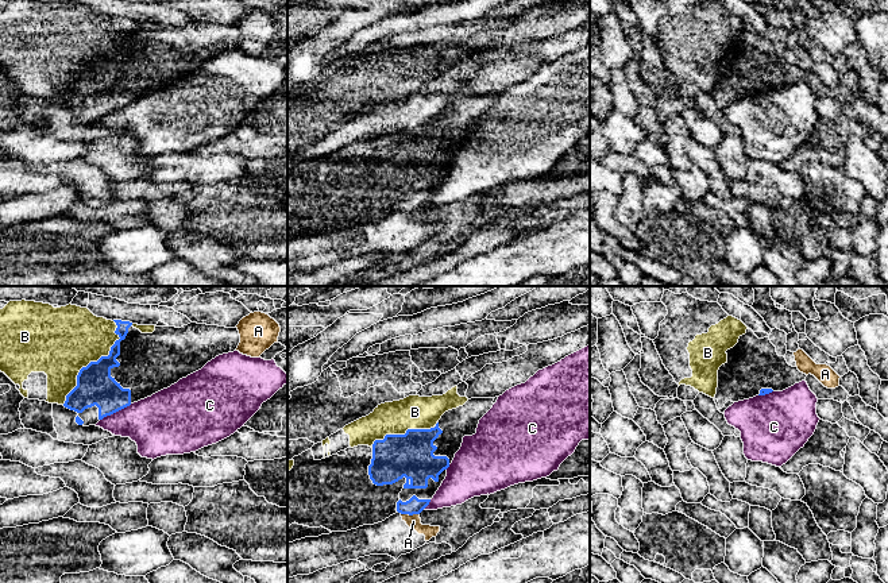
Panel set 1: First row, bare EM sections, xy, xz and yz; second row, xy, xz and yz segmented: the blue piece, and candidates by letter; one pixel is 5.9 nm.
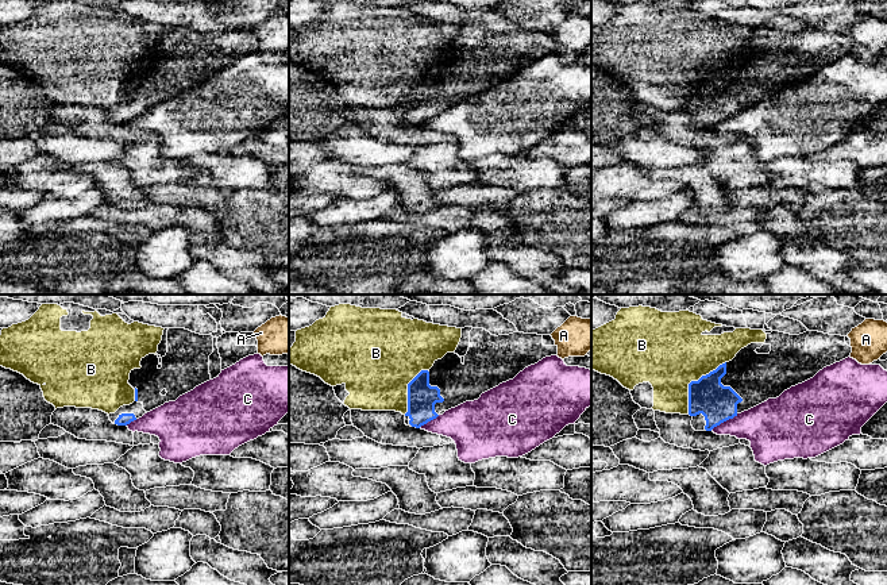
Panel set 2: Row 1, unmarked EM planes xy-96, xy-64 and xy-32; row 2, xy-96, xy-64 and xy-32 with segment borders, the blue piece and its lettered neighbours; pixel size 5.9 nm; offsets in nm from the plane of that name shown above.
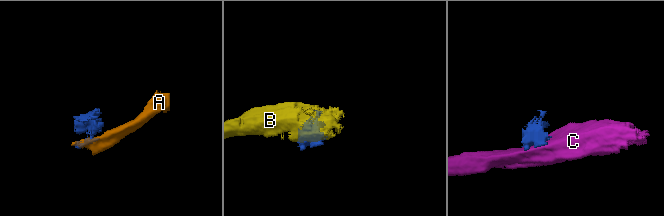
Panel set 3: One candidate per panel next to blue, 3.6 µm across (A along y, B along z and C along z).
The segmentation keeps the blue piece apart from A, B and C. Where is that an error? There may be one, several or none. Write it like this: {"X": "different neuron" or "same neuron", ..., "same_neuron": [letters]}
{"A": "different neuron", "B": "different neuron", "C": "different neuron", "same_neuron": []}

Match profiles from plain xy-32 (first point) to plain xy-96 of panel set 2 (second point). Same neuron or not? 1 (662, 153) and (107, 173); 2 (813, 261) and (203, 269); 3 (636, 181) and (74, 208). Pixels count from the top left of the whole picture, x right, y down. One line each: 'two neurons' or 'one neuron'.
1: two neurons
2: two neurons
3: two neurons

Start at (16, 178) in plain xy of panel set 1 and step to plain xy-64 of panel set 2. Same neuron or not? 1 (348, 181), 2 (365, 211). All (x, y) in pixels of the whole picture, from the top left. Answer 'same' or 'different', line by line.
1: same
2: different

